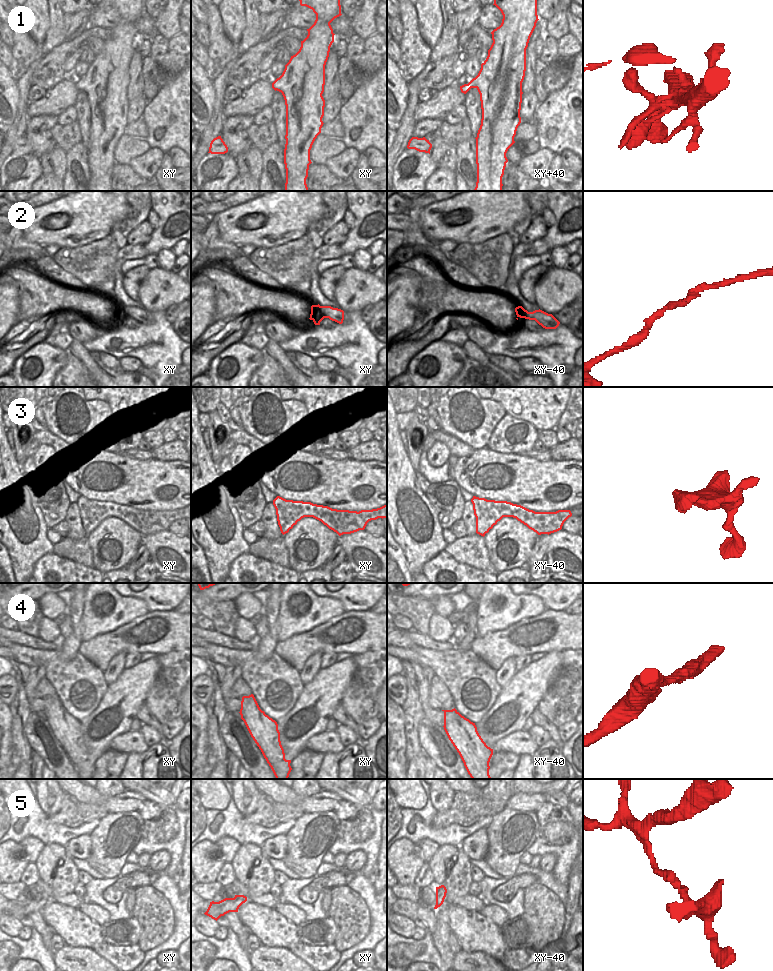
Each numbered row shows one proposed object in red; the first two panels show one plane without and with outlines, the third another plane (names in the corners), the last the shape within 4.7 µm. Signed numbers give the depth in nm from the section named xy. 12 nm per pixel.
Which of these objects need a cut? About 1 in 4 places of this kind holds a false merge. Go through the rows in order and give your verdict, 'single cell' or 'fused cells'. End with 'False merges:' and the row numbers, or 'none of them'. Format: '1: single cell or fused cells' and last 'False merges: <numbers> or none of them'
1: single cell
2: single cell
3: single cell
4: single cell
5: single cell
False merges: none of them

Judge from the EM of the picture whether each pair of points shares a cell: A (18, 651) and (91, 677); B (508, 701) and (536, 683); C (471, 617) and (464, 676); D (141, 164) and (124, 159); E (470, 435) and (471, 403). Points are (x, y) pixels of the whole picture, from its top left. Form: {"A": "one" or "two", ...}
{"A": "one", "B": "one", "C": "one", "D": "two", "E": "one"}

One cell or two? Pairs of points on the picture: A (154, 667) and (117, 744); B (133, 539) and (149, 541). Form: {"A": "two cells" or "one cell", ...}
{"A": "two cells", "B": "two cells"}

